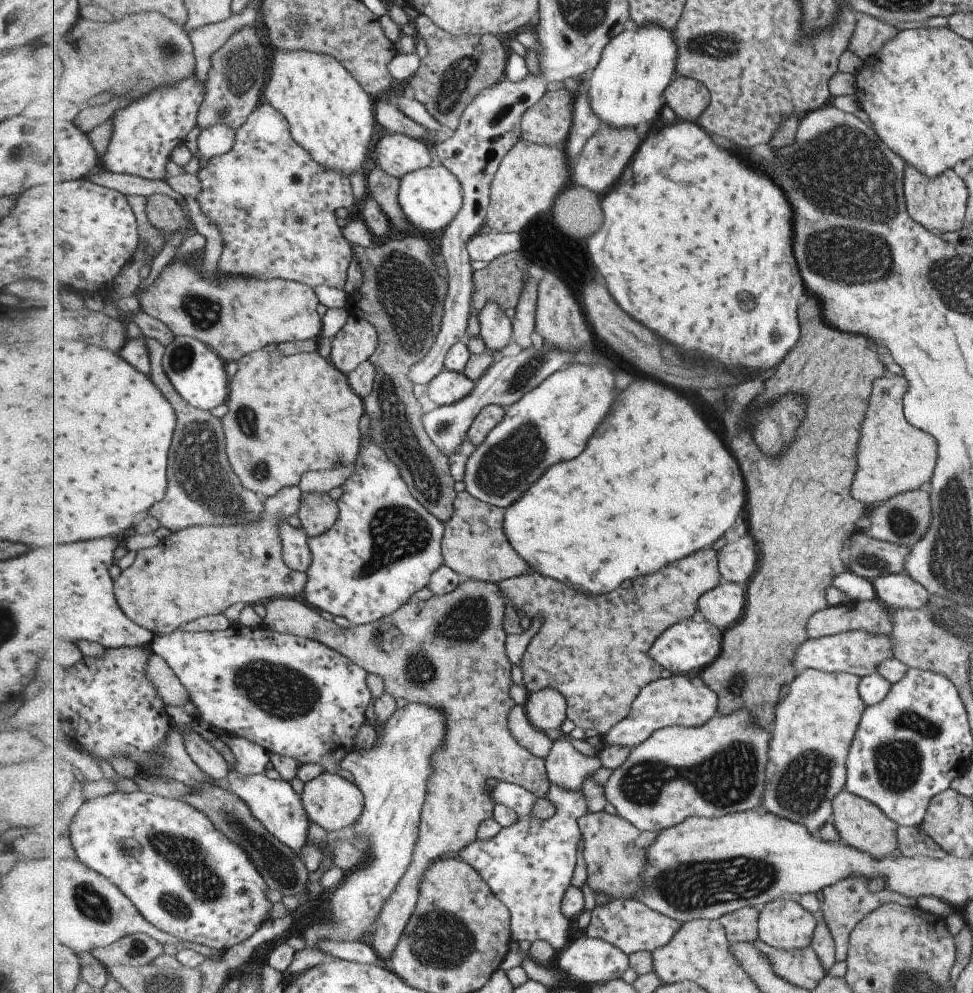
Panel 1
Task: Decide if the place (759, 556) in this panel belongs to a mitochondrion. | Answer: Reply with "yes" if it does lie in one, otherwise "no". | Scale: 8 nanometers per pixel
no

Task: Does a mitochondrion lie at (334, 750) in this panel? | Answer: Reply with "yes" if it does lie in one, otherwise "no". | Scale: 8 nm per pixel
no

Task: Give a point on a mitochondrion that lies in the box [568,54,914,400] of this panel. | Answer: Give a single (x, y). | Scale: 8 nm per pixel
(853, 237)

